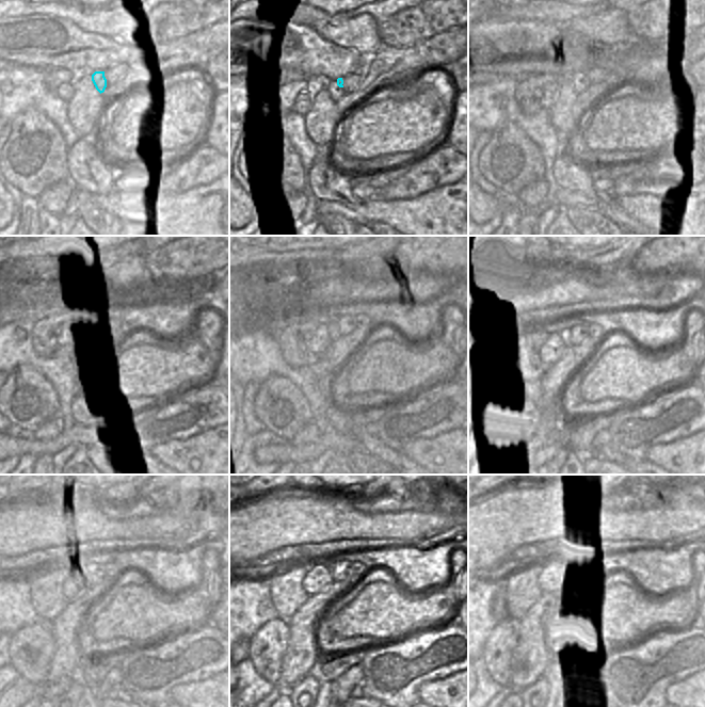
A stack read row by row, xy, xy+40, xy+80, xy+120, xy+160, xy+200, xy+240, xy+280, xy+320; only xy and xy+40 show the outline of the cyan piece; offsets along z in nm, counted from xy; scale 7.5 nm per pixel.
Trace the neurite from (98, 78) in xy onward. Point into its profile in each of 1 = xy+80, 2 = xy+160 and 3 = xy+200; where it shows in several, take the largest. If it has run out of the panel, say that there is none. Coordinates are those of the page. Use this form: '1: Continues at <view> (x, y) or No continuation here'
1: Continues at xy+80 (579, 80)
2: Continues at xy+160 (343, 325)
3: Continues at xy+200 (573, 336)

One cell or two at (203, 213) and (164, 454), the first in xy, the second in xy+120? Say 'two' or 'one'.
one

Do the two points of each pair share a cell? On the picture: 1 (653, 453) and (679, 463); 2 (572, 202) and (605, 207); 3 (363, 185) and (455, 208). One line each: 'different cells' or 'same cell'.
1: same cell
2: different cells
3: different cells

